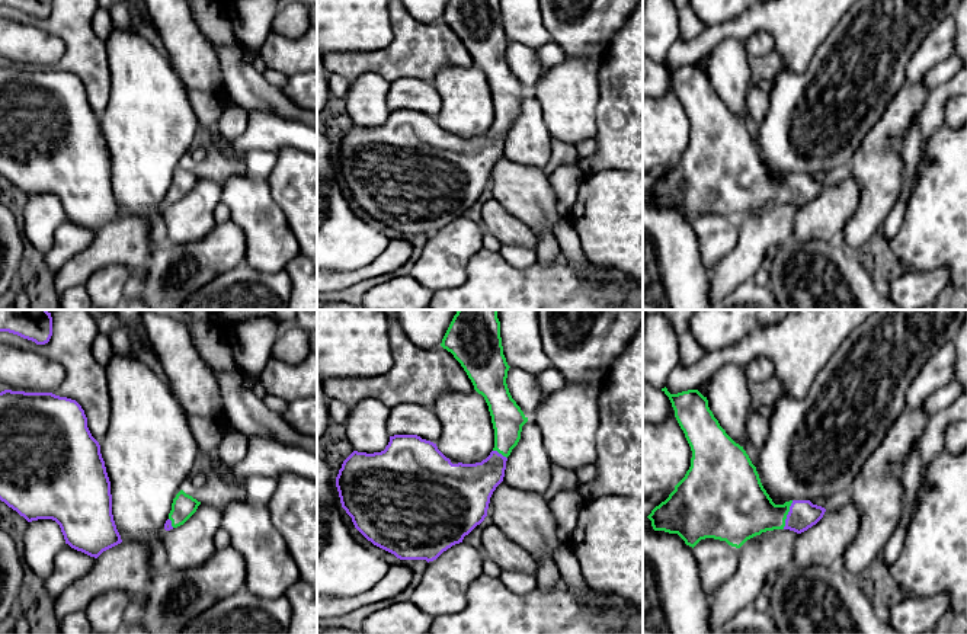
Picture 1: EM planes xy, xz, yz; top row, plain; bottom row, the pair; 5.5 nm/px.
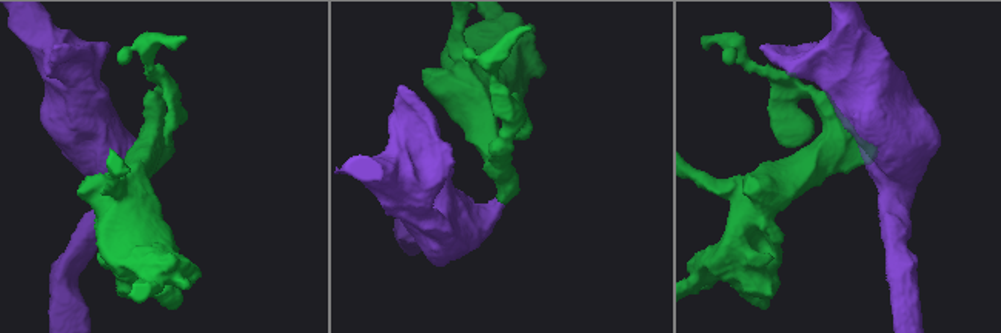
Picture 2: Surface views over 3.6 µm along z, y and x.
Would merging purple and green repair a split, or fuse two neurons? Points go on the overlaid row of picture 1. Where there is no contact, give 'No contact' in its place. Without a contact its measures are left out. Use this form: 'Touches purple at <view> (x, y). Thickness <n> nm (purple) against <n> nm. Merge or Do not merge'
Touches purple at yz (787, 515). Thickness 160 nm (purple) against 320 nm. Merge

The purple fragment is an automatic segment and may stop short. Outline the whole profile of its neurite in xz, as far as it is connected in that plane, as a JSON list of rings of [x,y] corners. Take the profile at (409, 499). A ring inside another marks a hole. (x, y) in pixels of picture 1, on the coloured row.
[[[458,310],[441,346],[461,364],[489,406],[494,429],[490,455],[476,464],[452,464],[436,444],[417,435],[394,435],[381,452],[353,451],[336,477],[342,507],[355,528],[400,560],[433,561],[484,521],[490,497],[503,481],[507,457],[528,422],[506,384],[510,366],[503,355],[497,310]]]

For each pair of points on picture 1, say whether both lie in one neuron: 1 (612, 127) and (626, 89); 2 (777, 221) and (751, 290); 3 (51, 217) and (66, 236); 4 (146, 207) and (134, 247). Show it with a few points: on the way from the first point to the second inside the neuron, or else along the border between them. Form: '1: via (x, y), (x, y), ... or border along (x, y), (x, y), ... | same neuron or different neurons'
1: via (621, 118), (626, 114), (626, 98) | same neuron
2: border along (752, 277), (726, 294) | different neurons
3: border along (66, 218), (55, 231), (53, 246), (44, 255) | different neurons
4: border along (122, 215), (140, 215), (147, 221), (151, 250) | different neurons

